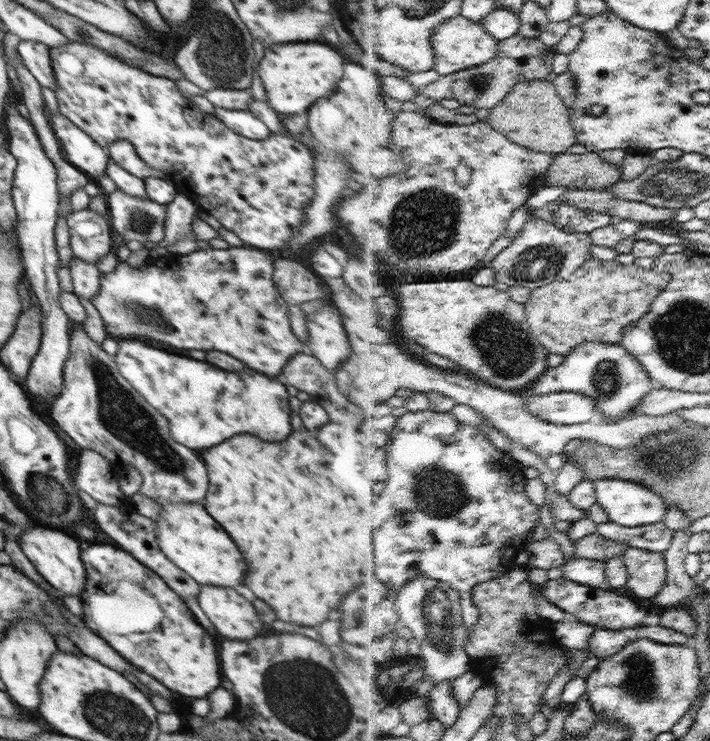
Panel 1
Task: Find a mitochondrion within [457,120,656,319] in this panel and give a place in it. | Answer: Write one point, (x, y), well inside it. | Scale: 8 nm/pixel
(540, 262)

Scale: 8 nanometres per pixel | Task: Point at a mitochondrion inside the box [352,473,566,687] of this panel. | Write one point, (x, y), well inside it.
(437, 611)

